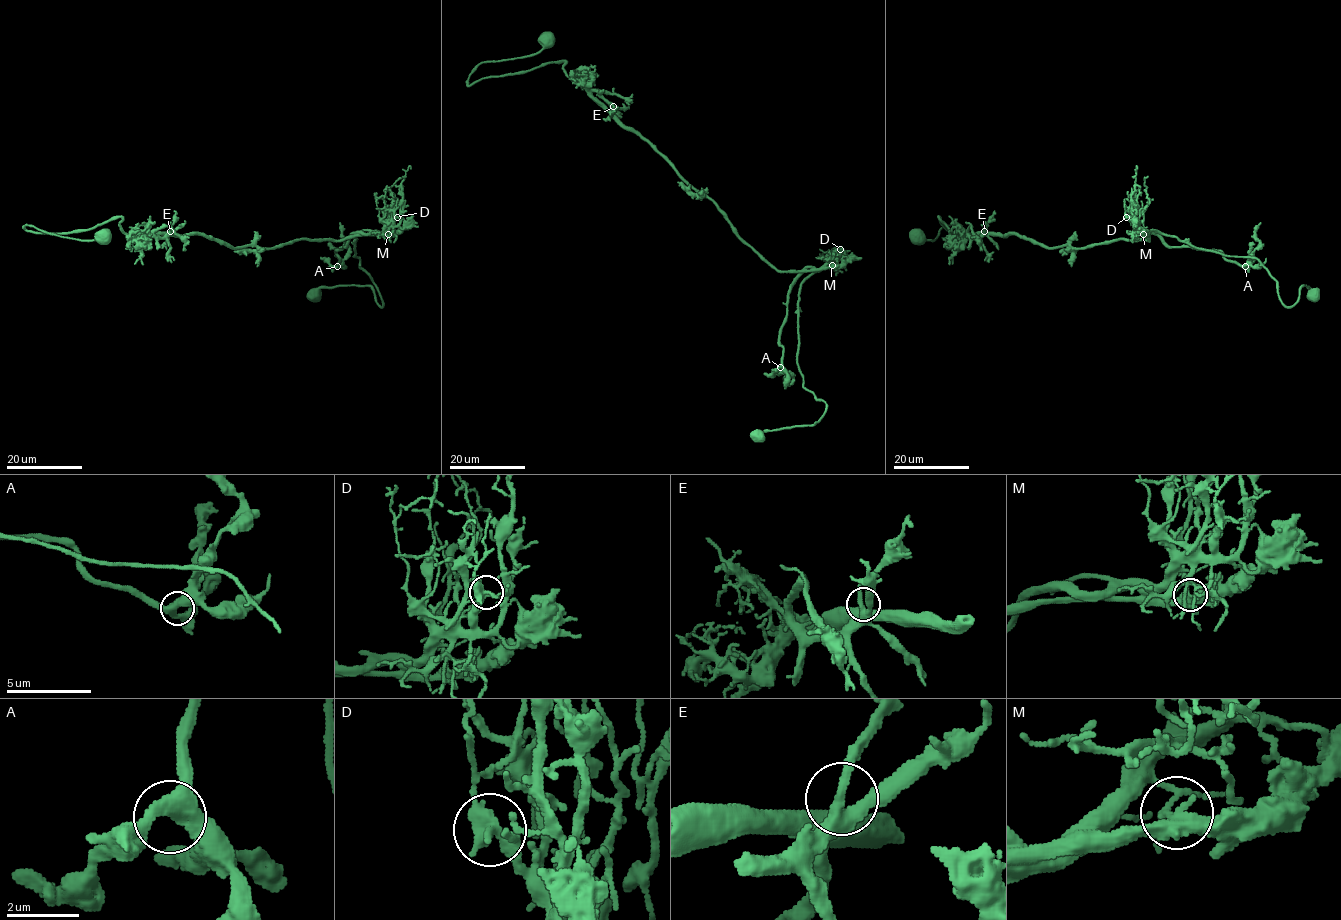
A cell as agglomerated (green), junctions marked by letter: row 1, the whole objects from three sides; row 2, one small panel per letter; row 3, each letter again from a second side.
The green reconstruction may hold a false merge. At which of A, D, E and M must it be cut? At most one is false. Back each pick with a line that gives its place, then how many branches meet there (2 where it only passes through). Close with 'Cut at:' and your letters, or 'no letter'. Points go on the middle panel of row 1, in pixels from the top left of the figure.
M: Place: (832, 265). Branches: 3
Cut at: M

